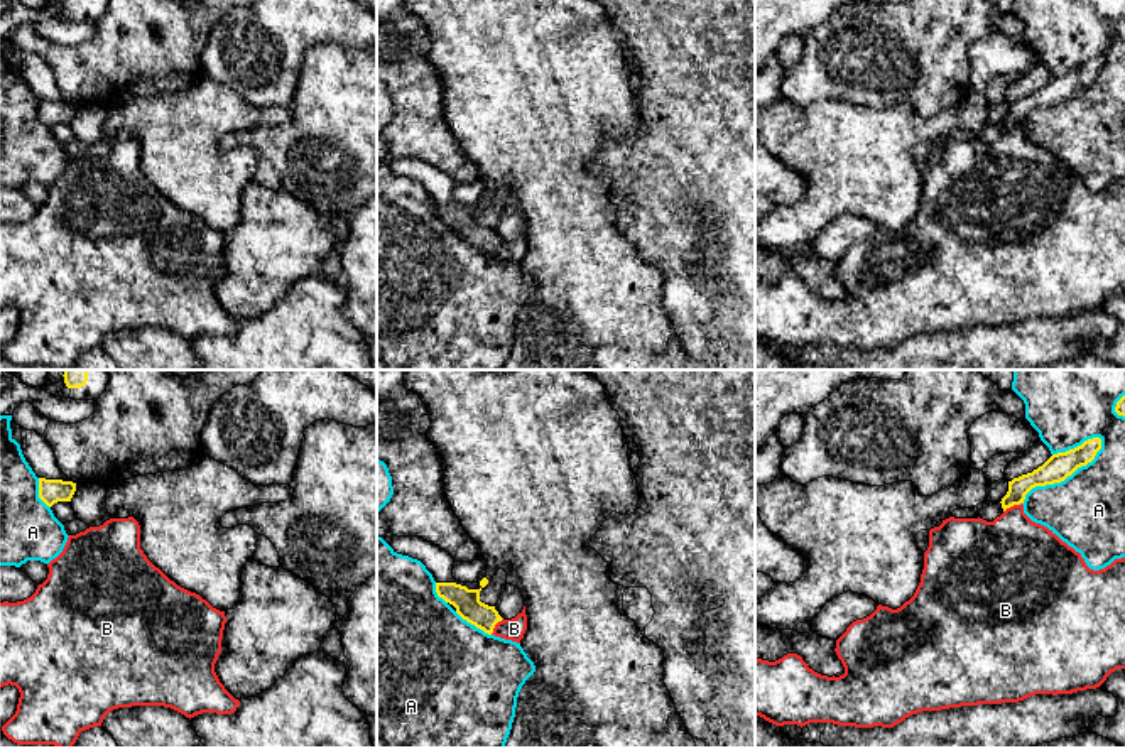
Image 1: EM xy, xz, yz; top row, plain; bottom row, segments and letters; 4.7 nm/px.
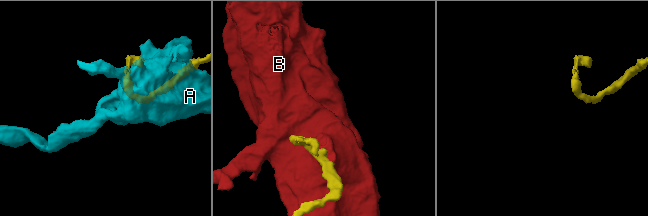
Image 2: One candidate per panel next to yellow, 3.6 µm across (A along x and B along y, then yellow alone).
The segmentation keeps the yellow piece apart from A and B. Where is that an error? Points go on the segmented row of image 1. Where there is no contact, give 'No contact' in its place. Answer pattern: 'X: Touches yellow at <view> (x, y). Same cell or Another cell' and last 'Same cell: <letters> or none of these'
A: Touches yellow at yz (1065, 478). Another cell
B: Touches yellow at yz (1012, 505). Another cell
Same cell: none of these

